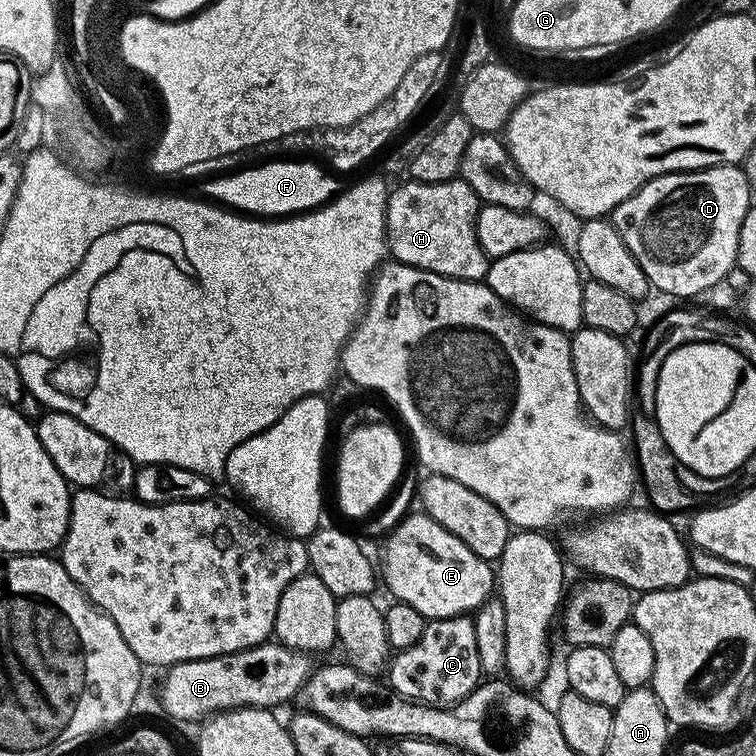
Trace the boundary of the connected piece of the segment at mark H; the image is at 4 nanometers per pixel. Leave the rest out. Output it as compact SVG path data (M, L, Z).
M459 178L437 184L414 179L409 179L407 183L400 184L397 188L395 185L388 193L384 235L391 259L455 280L483 281L488 275L490 257L484 253L476 237L476 215L481 210L482 201L474 194L474 190L470 190L468 183Z

